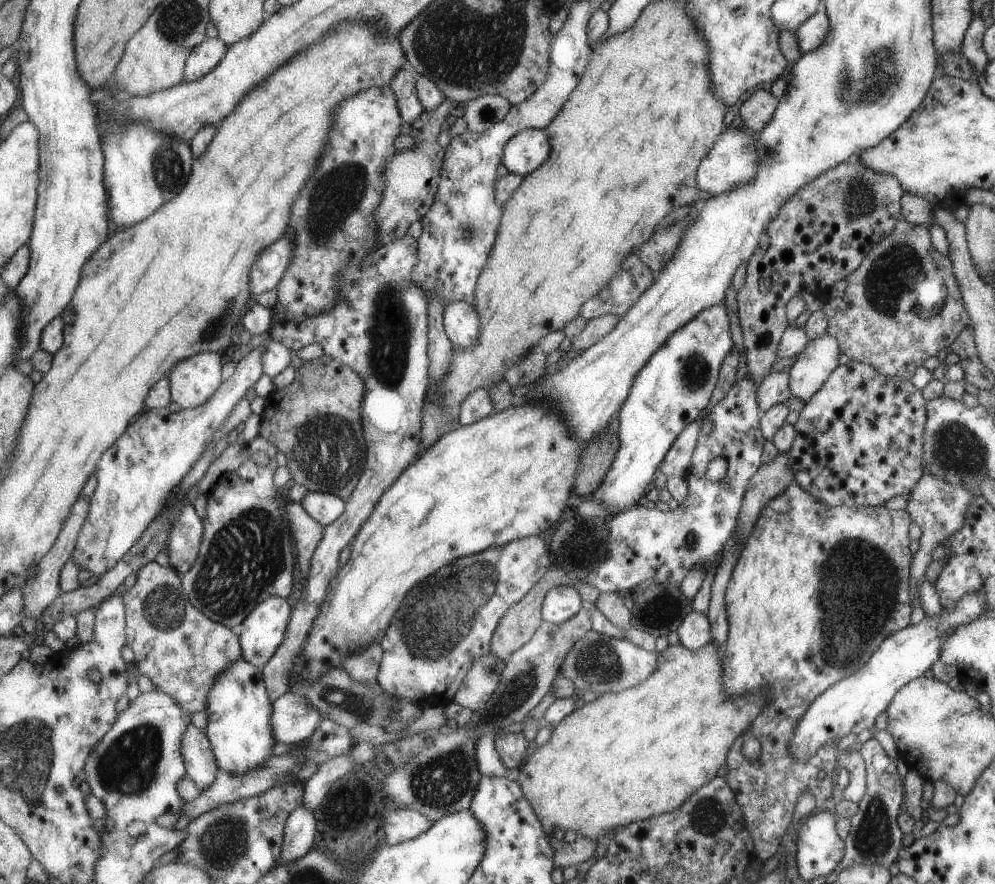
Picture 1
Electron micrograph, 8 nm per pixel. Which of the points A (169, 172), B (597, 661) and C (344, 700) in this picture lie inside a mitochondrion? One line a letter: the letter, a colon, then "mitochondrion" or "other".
A: mitochondrion
B: mitochondrion
C: mitochondrion

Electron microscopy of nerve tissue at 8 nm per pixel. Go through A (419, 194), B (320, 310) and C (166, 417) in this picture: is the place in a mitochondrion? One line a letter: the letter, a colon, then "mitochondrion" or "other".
A: other
B: other
C: other

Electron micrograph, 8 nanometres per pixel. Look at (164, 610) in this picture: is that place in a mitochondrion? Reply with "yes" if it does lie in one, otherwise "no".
yes

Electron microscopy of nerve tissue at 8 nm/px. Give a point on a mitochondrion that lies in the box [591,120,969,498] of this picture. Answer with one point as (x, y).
(896, 288)

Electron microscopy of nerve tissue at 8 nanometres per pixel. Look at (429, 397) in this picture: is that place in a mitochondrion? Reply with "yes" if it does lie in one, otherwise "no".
no

